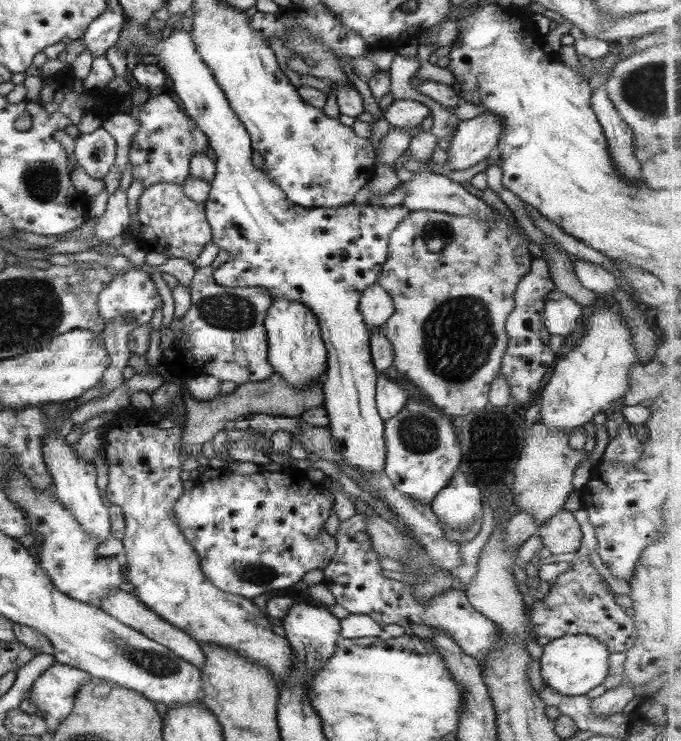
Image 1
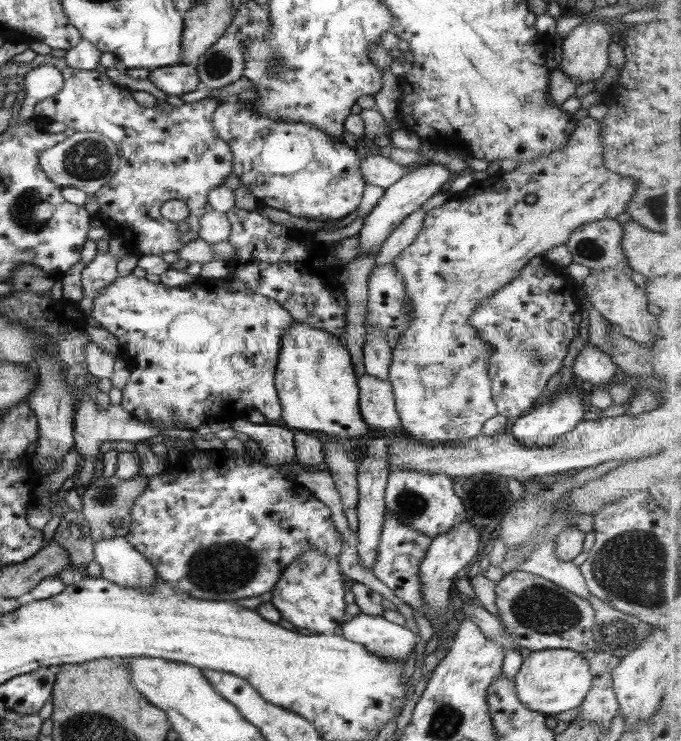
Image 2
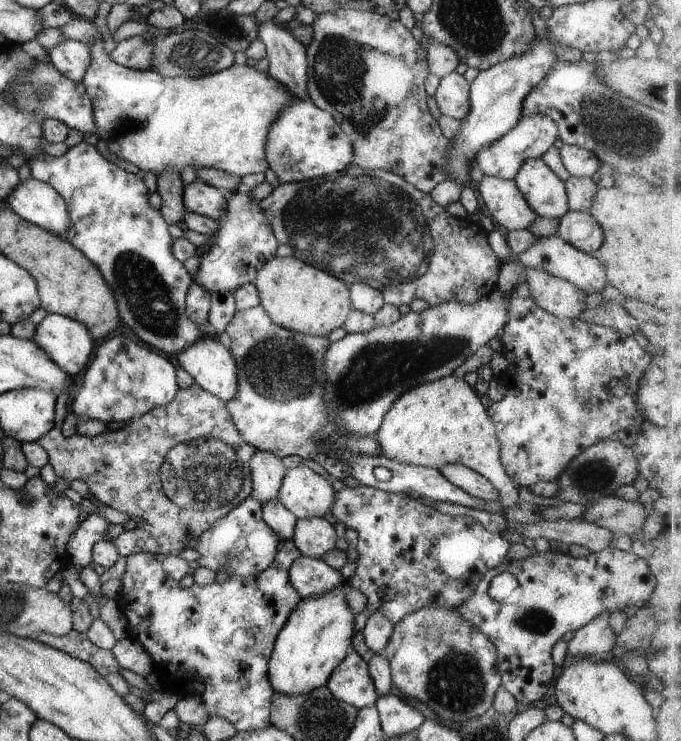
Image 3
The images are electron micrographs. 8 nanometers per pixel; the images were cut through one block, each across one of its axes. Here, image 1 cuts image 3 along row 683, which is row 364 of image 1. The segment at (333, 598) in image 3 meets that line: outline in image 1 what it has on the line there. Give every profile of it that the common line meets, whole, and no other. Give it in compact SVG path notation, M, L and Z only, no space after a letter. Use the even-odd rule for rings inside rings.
M272 298L272 306L264 319L268 352L267 358L274 372L278 372L290 386L296 386L301 392L312 388L320 374L327 370L327 350L316 314L302 302L286 298Z

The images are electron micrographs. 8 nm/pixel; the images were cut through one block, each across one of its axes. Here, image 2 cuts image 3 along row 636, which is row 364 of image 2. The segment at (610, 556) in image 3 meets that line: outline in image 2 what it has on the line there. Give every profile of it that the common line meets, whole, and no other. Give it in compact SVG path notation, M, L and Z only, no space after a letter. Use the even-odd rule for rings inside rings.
M544 255L535 256L512 282L481 300L471 314L470 324L477 328L477 333L491 350L487 365L493 384L491 396L498 415L508 418L525 416L546 397L548 380L562 368L568 346L579 334L582 308L576 299L577 290L578 285L568 275L563 275L562 267L548 261Z

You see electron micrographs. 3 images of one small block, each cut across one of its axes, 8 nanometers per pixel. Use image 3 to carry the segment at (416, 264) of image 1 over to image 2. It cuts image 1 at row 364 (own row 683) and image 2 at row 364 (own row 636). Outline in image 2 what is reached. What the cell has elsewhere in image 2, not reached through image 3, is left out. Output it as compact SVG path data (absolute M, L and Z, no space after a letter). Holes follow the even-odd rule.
M587 115L582 119L578 119L574 132L568 139L568 142L560 149L551 152L548 156L541 156L532 162L525 162L517 165L510 173L502 173L499 169L488 180L473 183L470 187L461 190L459 193L452 194L448 198L448 202L430 210L424 217L424 222L420 232L416 235L416 240L408 245L398 256L396 256L394 264L397 273L403 278L405 293L411 302L411 313L409 314L409 323L404 330L399 341L392 347L388 380L393 388L393 396L395 397L395 408L398 412L401 429L400 434L418 441L458 441L470 440L482 434L484 424L490 418L498 415L497 407L491 396L492 379L488 374L487 360L491 350L487 342L477 333L477 328L470 324L469 318L487 296L494 294L513 278L516 278L521 270L528 264L528 261L535 256L545 255L548 250L552 250L554 246L566 244L571 234L583 224L596 222L602 219L615 219L620 213L625 212L628 203L632 201L632 195L636 191L635 180L632 177L618 174L608 170L604 160L603 145L603 124L598 120Z

